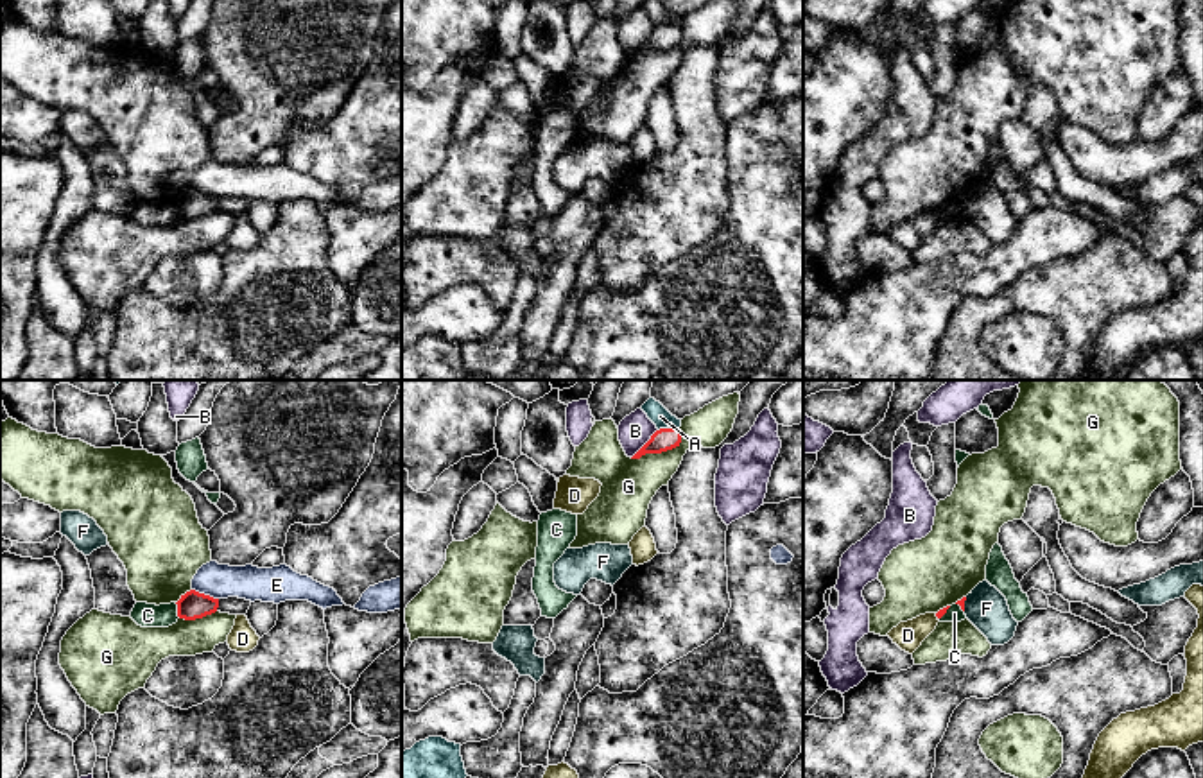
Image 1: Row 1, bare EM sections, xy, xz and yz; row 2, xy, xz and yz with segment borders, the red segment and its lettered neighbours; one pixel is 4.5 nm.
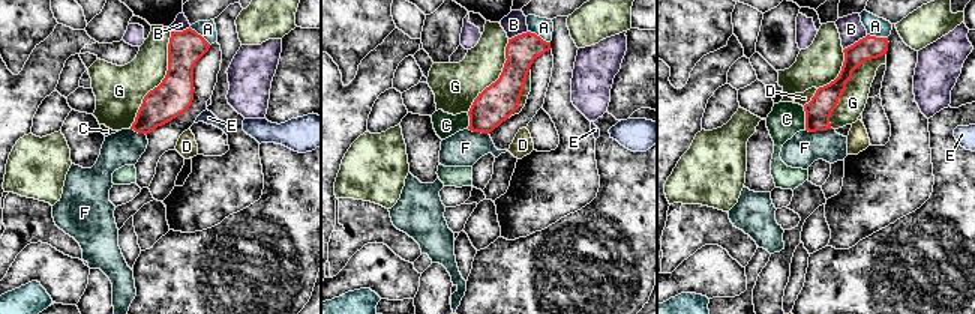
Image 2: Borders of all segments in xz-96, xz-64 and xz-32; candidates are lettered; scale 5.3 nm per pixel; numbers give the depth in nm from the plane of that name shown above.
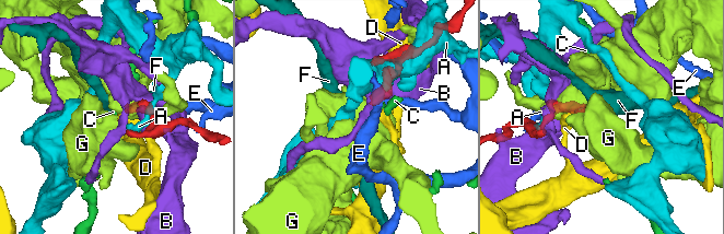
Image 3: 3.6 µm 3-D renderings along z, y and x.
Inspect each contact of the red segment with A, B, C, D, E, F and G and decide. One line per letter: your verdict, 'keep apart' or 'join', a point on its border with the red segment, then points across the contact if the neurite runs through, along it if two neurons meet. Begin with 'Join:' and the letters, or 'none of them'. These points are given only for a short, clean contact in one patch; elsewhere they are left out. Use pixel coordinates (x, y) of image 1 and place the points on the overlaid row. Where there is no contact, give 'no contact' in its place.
Join: none of them
A: keep apart | xz (667, 429)
B: keep apart | xz (646, 443)
C: keep apart | xy (178, 610) | along xy (174, 603), (180, 617)
D: keep apart | yz (936, 615)
E: keep apart | xy (203, 594) | along xy (192, 588), (217, 599)
F: keep apart | yz (963, 605) | along yz (967, 597), (963, 610)
G: keep apart | xz (660, 452)

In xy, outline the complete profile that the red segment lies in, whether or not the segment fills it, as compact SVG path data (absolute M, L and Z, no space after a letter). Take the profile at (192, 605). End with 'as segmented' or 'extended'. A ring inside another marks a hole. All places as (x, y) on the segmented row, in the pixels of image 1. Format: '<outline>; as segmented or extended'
M190 590L181 595L176 604L179 618L195 620L215 613L219 608L219 599Z; as segmented

